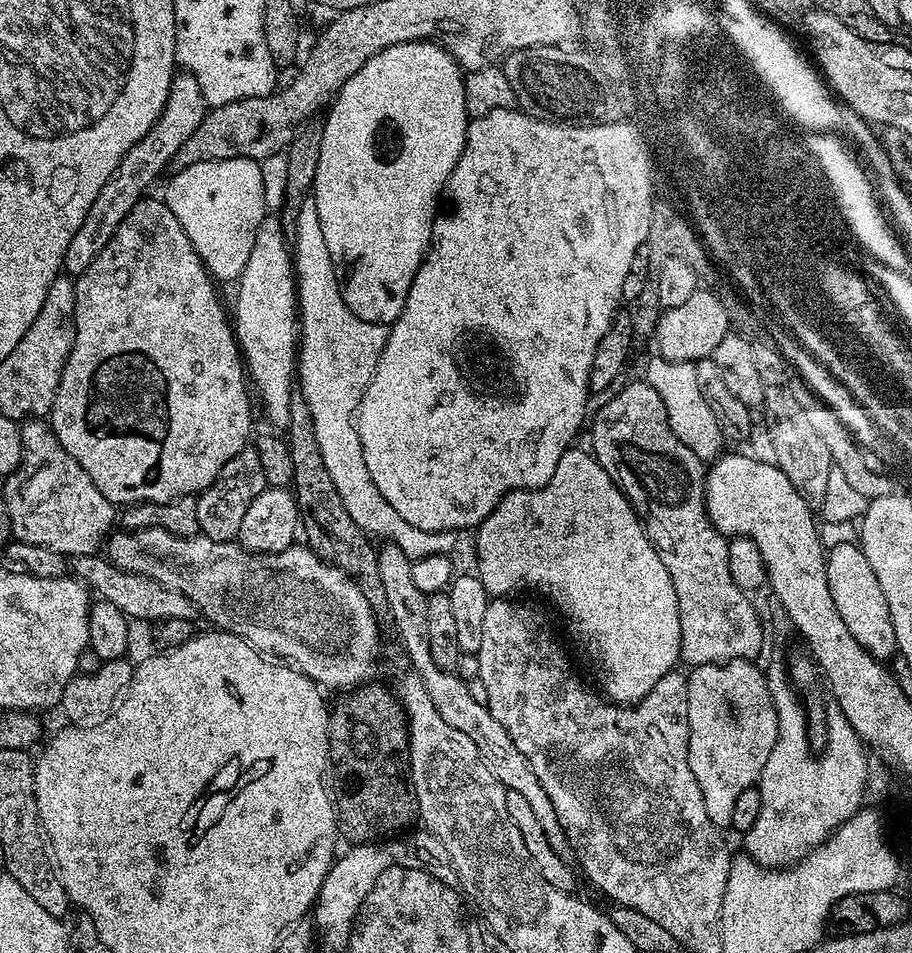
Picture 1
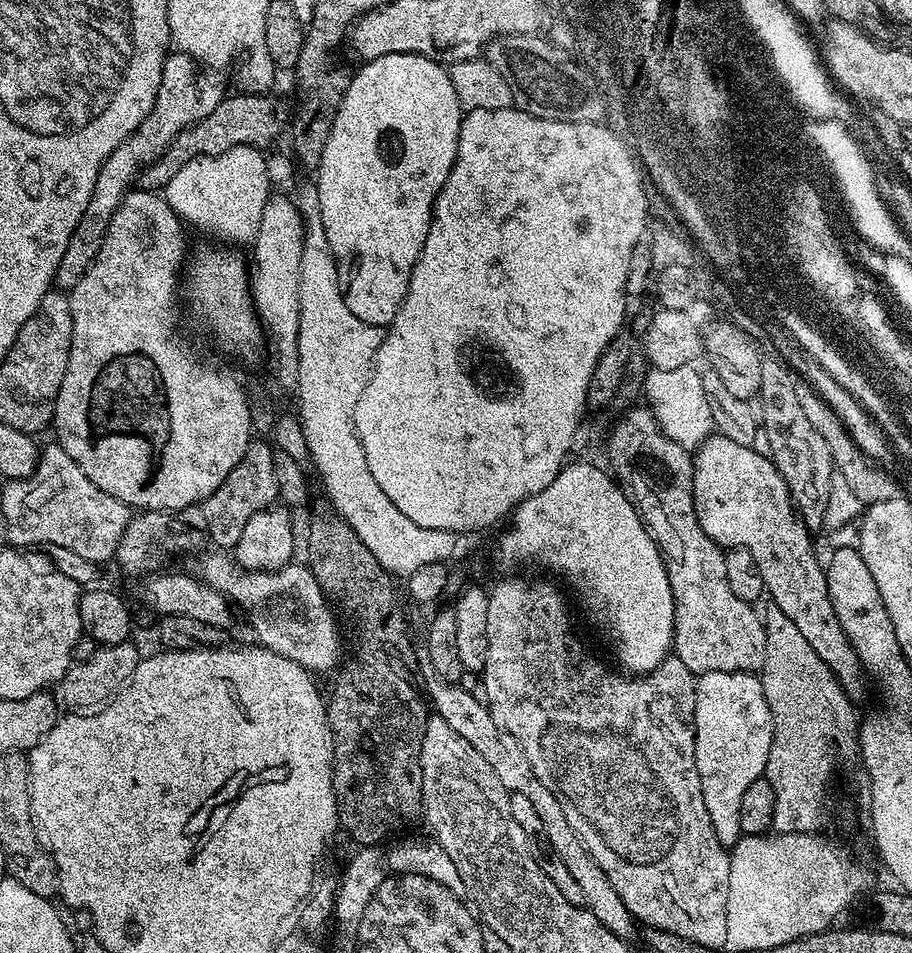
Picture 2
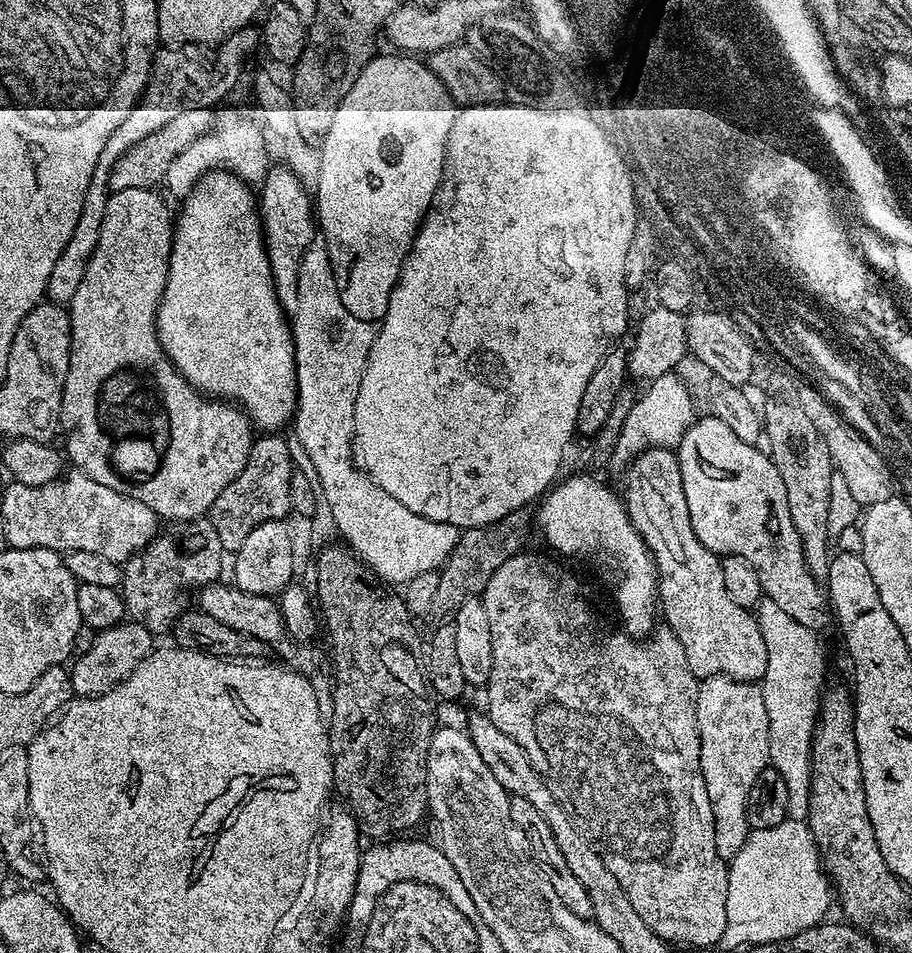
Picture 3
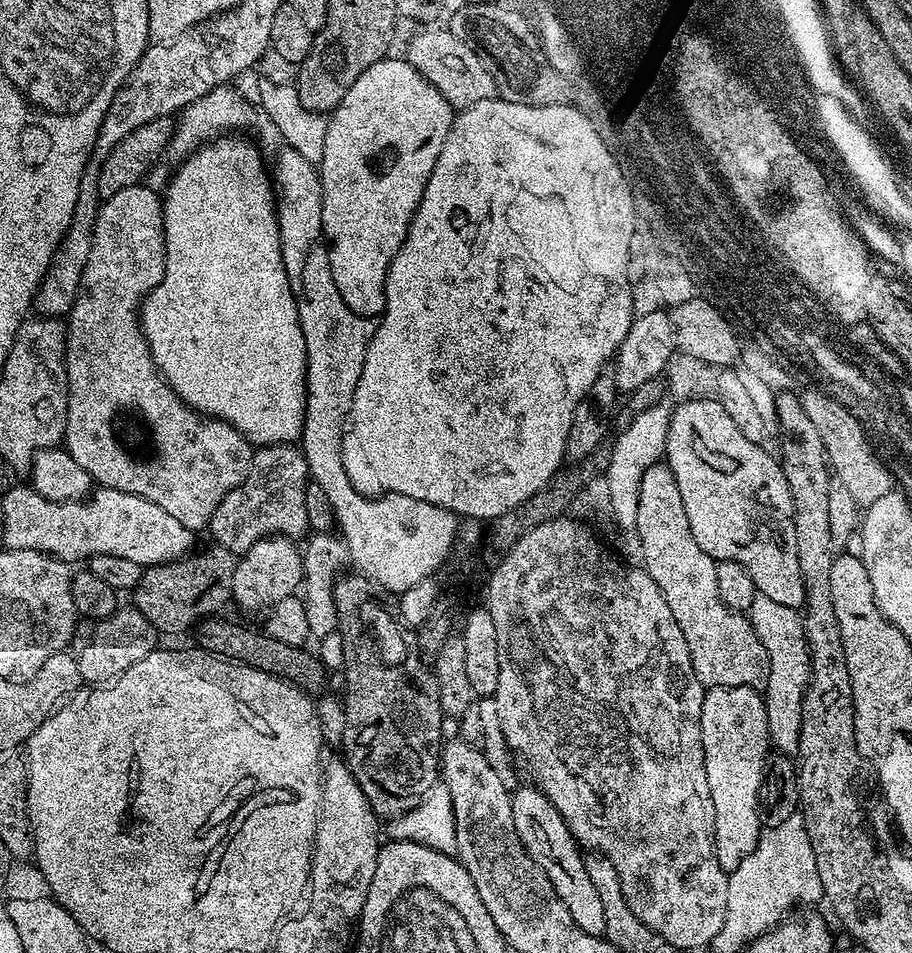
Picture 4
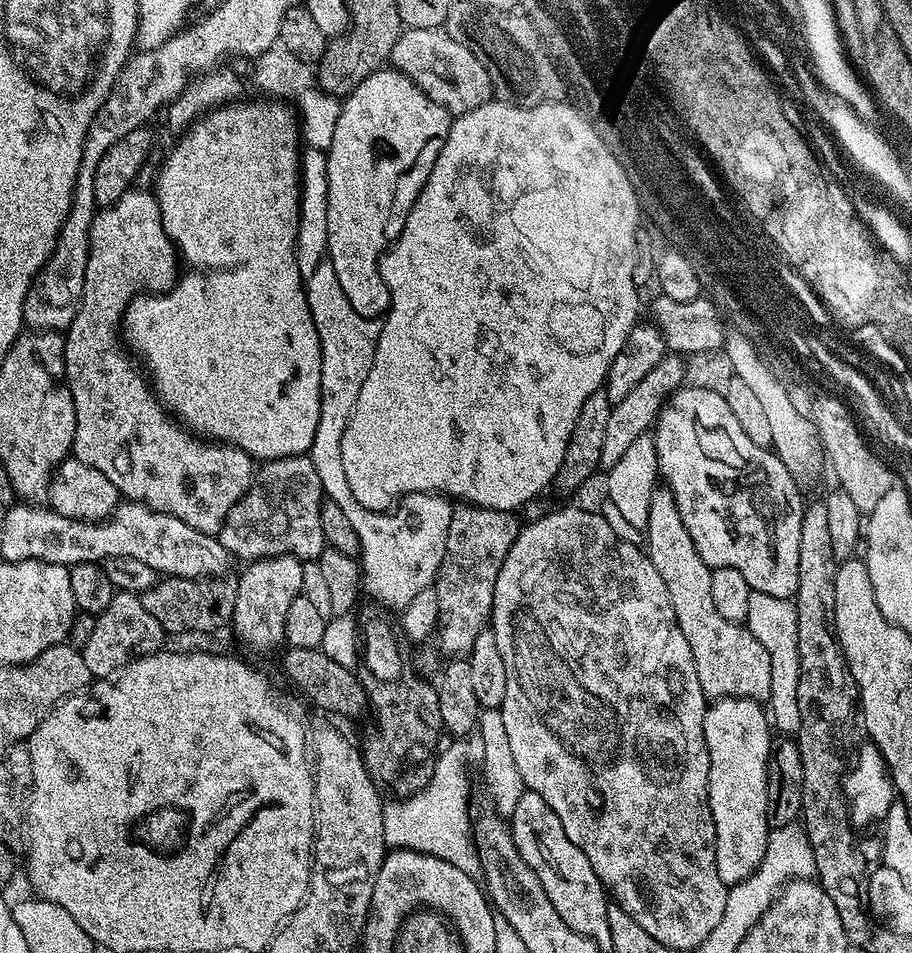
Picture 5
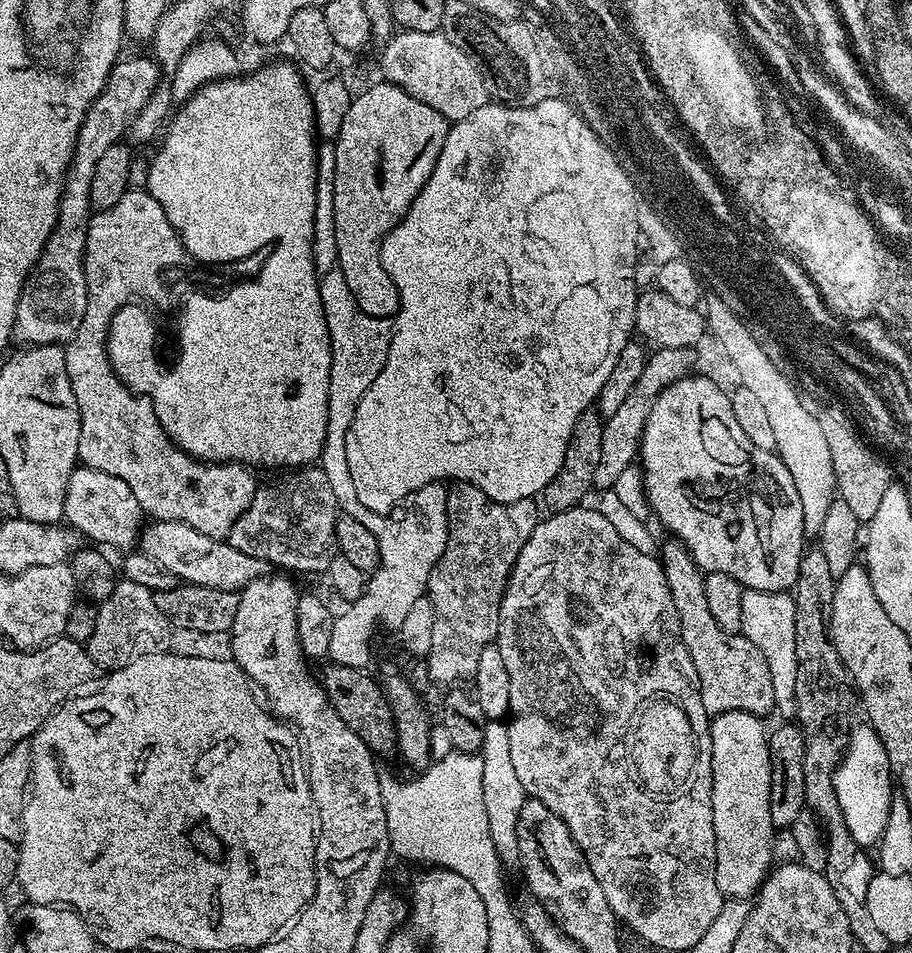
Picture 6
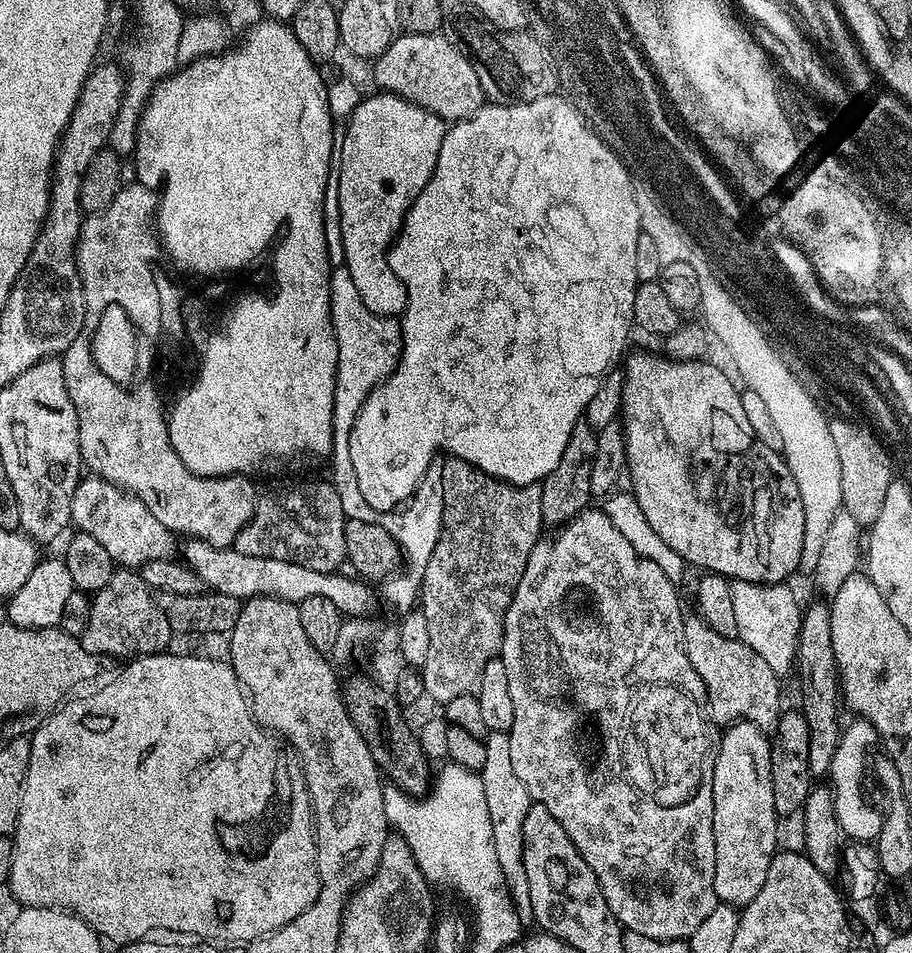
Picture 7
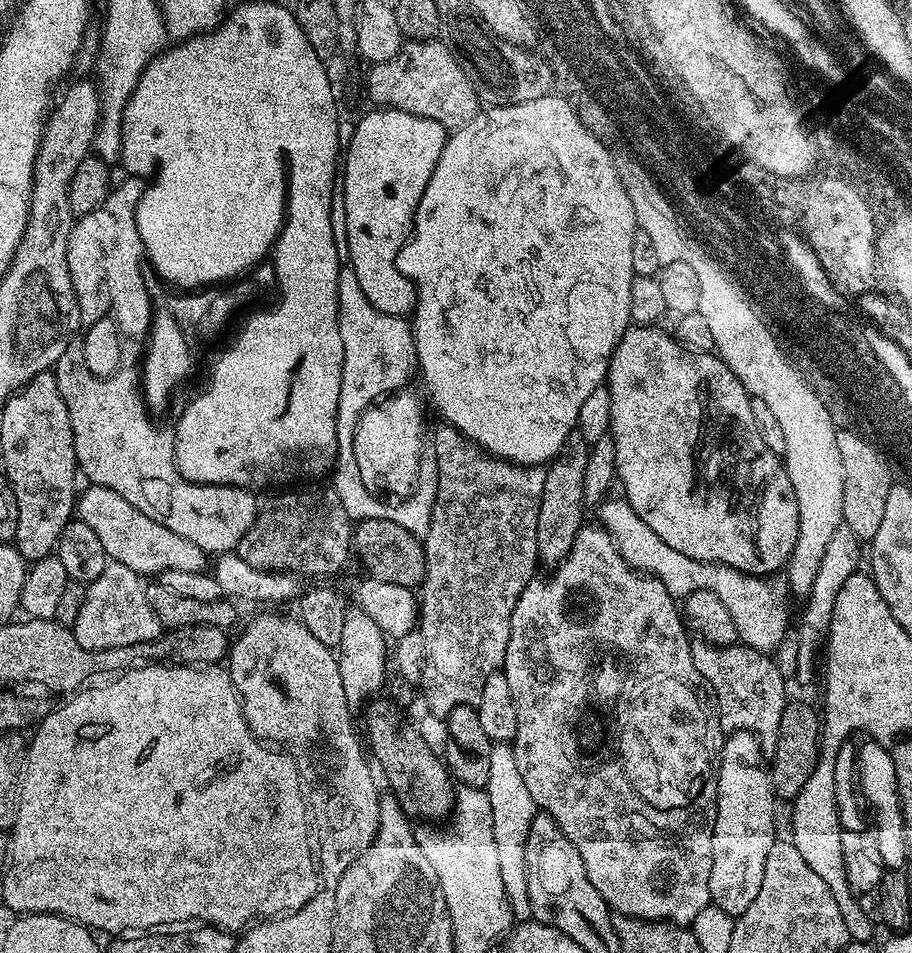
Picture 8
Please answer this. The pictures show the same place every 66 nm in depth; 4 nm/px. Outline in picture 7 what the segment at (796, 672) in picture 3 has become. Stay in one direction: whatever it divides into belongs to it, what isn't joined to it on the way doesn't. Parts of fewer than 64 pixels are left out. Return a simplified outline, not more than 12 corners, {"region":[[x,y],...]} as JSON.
{"region":[[732,580],[736,636],[793,675],[802,604],[791,583]]}

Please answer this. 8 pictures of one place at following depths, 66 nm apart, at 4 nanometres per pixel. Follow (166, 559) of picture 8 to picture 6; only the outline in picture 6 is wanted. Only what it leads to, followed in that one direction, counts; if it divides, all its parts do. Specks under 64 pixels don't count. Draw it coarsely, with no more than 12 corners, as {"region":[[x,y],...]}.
{"region":[[77,466],[64,520],[100,546],[128,550],[142,513],[114,474]]}

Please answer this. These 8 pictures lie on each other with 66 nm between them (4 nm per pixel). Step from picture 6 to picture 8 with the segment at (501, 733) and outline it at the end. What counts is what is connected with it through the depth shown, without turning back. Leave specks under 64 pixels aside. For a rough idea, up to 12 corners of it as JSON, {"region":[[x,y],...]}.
{"region":[[509,743],[492,747],[485,792],[517,923],[532,920],[526,839],[538,809]]}

